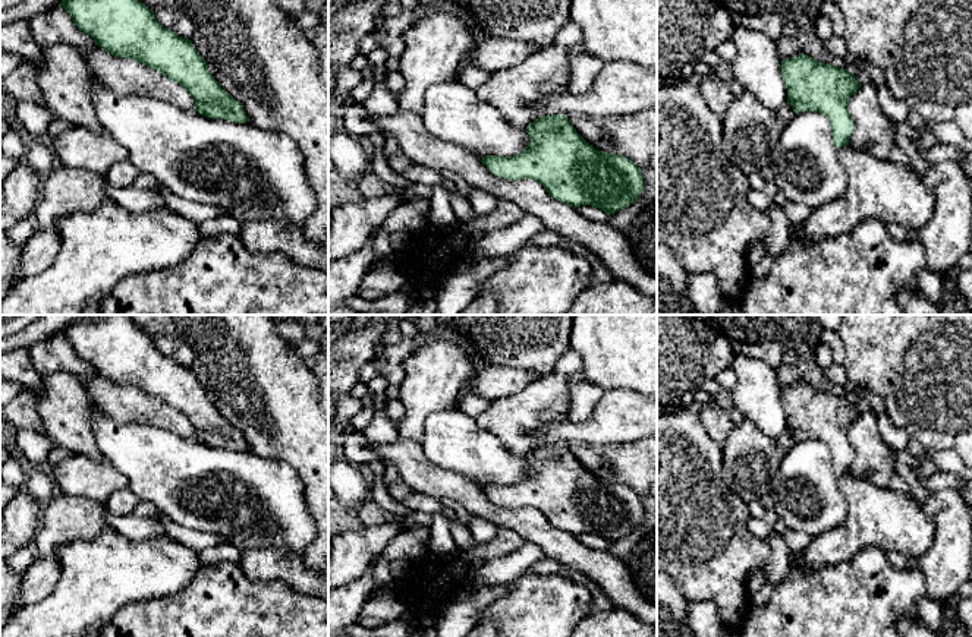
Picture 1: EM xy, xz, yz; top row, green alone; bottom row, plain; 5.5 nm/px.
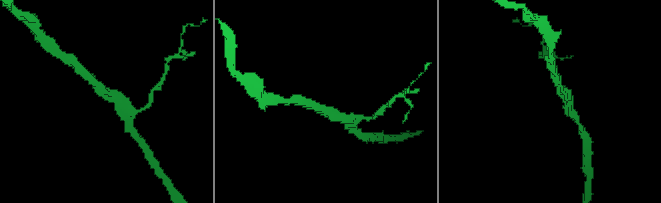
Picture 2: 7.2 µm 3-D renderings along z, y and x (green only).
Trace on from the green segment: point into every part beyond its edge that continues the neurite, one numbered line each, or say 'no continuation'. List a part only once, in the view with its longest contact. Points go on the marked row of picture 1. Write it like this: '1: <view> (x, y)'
no continuation

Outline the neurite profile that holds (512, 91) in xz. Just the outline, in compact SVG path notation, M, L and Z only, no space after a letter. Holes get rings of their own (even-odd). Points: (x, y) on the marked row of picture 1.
M551 44L520 64L493 73L475 92L479 100L504 113L512 124L526 127L541 117L534 103L572 89L570 62L569 48Z

